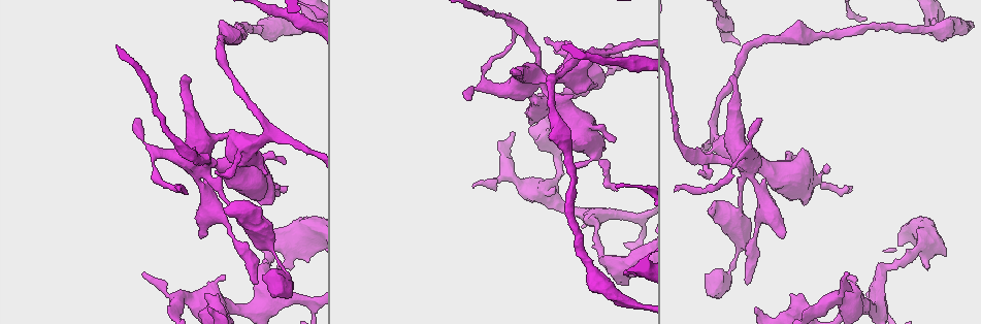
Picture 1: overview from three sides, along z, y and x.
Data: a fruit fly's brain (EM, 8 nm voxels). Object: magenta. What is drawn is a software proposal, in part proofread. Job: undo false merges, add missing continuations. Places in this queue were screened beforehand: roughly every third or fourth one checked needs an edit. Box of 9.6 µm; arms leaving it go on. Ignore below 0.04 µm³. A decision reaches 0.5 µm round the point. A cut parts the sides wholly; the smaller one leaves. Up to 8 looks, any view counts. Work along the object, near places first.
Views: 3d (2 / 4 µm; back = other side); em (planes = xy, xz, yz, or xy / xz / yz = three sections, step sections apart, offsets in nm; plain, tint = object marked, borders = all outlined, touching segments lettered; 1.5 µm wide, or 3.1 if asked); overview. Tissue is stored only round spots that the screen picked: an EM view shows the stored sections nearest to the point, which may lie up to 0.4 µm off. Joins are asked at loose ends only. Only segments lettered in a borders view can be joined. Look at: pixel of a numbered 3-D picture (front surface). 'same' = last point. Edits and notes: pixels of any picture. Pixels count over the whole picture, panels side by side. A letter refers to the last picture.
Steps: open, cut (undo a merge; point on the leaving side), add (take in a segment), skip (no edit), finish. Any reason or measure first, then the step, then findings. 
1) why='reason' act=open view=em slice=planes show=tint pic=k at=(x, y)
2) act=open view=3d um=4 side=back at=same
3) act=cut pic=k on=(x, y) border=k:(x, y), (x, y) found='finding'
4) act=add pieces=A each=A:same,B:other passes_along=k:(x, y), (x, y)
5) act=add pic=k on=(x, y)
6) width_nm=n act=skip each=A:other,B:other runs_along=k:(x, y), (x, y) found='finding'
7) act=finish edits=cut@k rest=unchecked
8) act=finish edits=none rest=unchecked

why='free end' act=open view=3d um=4 pic=1 at=(510, 12)

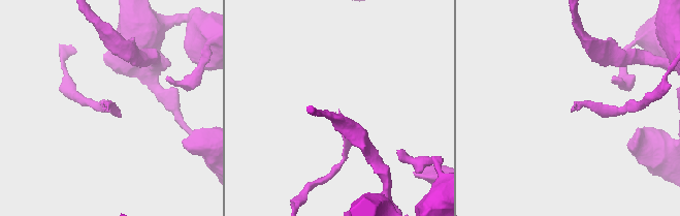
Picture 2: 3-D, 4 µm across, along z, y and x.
why='shape alone is not enough' act=open view=em slice=xy step=4 show=borders pic=2 at=(572, 112)

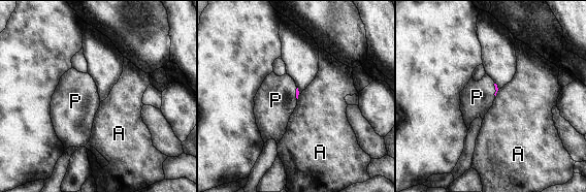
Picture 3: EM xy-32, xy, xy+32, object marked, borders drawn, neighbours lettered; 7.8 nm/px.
act=open view=em slice=planes show=borders at=same

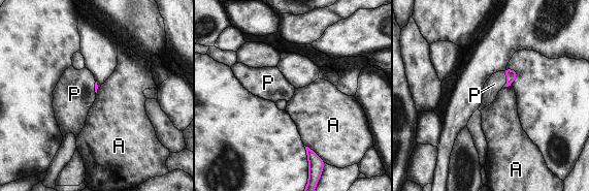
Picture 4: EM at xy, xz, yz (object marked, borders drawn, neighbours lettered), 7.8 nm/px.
longest_contact=A:180nm act=add pieces=P each=A:other,P:same found='the cell continues'

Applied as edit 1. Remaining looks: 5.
why='branch stops here' act=open view=3d um=4 pic=1 at=(597, 84)

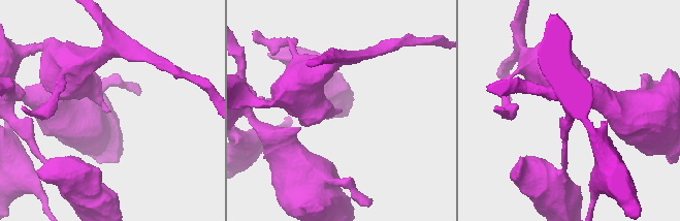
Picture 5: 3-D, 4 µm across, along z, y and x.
act=open view=em slice=xz step=8 show=borders pic=5 at=(109, 110)

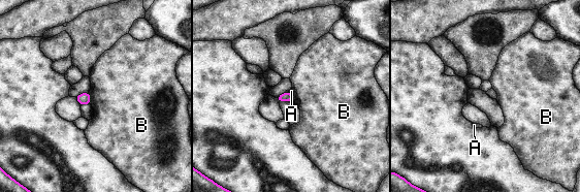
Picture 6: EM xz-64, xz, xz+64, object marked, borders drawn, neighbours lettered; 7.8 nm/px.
why='cut it another way' act=open view=em slice=planes show=borders at=same

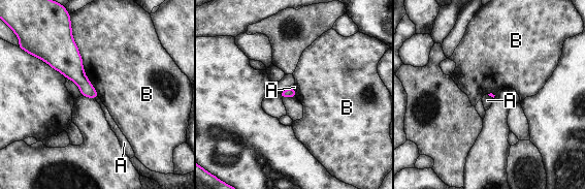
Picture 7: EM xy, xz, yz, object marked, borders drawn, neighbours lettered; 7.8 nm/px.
longest_contact=B:600nm act=skip each=A:other,B:other found='none of them fits'

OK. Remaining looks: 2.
act=finish edits=add@4 rest=unchecked

